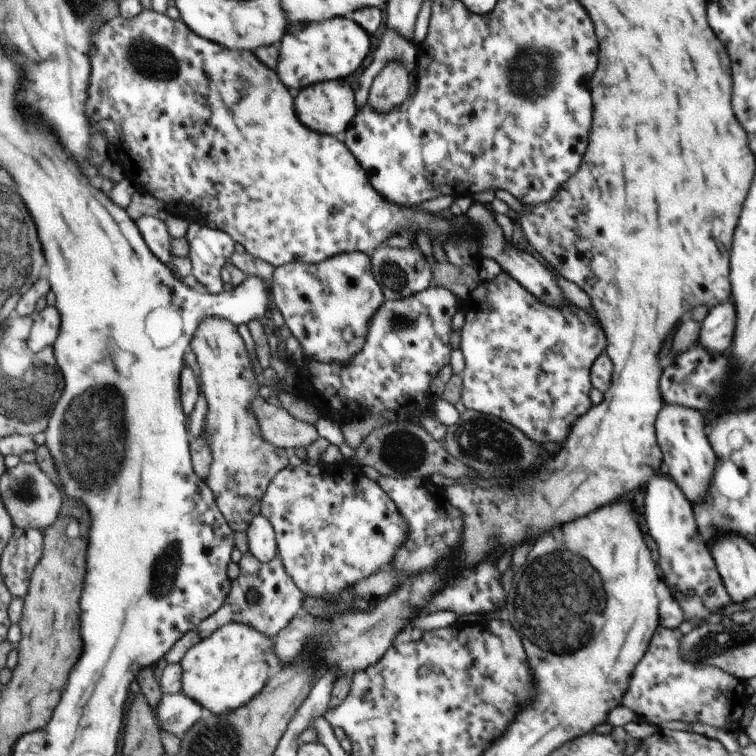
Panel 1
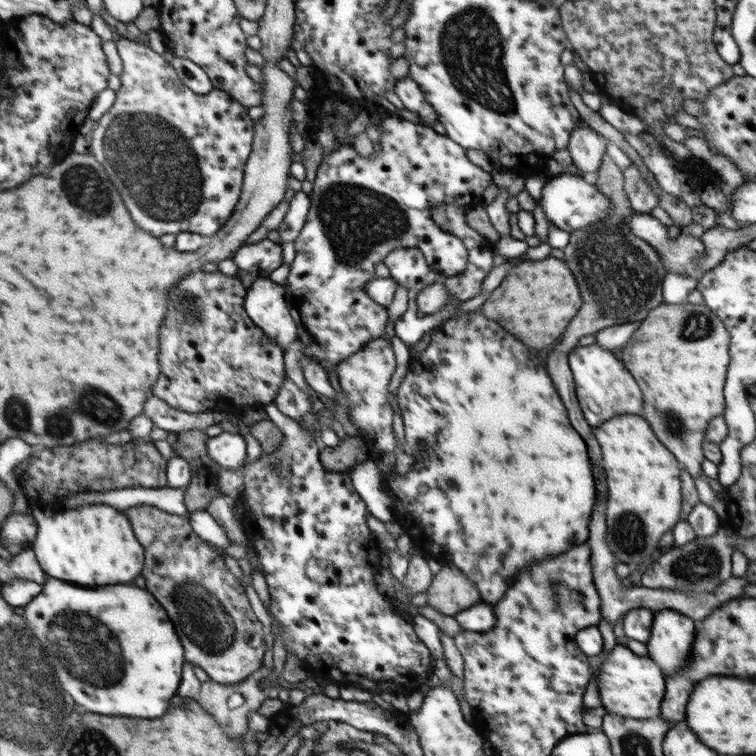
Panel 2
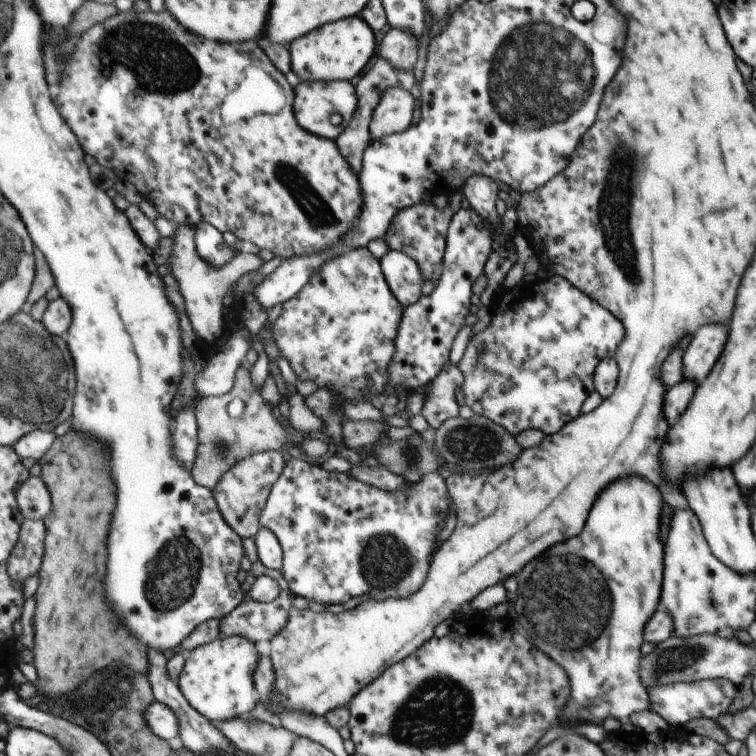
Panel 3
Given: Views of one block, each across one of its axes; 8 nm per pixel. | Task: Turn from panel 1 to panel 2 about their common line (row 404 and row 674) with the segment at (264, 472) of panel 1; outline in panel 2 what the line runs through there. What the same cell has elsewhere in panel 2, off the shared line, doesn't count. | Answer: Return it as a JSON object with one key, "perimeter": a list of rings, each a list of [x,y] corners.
{"perimeter":[[[139,504],[125,509],[124,514],[146,552],[146,564],[142,570],[146,588],[156,592],[156,600],[164,600],[164,608],[172,612],[172,620],[176,620],[176,628],[180,628],[180,636],[184,636],[186,662],[200,666],[214,682],[225,685],[241,683],[262,667],[267,650],[263,625],[250,606],[245,586],[226,567],[223,552],[201,539],[193,531],[189,519],[174,511],[169,513],[150,504]]]}

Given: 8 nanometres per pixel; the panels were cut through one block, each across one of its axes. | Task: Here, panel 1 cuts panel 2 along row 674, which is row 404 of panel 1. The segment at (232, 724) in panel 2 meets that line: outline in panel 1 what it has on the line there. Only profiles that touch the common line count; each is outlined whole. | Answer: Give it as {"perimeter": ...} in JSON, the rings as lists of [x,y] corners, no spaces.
{"perimeter":[[[259,394],[253,396],[251,409],[257,418],[260,436],[279,449],[305,448],[318,437],[315,425],[292,417],[286,409],[269,404]]]}

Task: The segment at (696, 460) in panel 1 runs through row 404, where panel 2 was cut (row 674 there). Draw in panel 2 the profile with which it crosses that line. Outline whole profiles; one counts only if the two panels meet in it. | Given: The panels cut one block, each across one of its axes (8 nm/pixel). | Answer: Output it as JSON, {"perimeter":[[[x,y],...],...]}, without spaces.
{"perimeter":[[[666,610],[654,613],[651,635],[645,642],[648,657],[668,676],[684,668],[694,642],[694,622],[684,614]]]}

